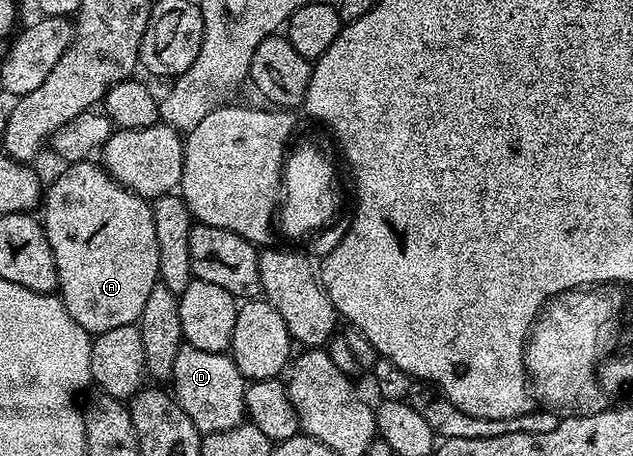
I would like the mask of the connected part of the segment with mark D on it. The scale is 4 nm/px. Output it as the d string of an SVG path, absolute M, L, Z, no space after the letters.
M181 343L174 357L174 374L170 391L176 397L178 406L196 429L202 434L225 432L245 423L244 389L246 381L231 355L210 350L198 350L198 346Z

